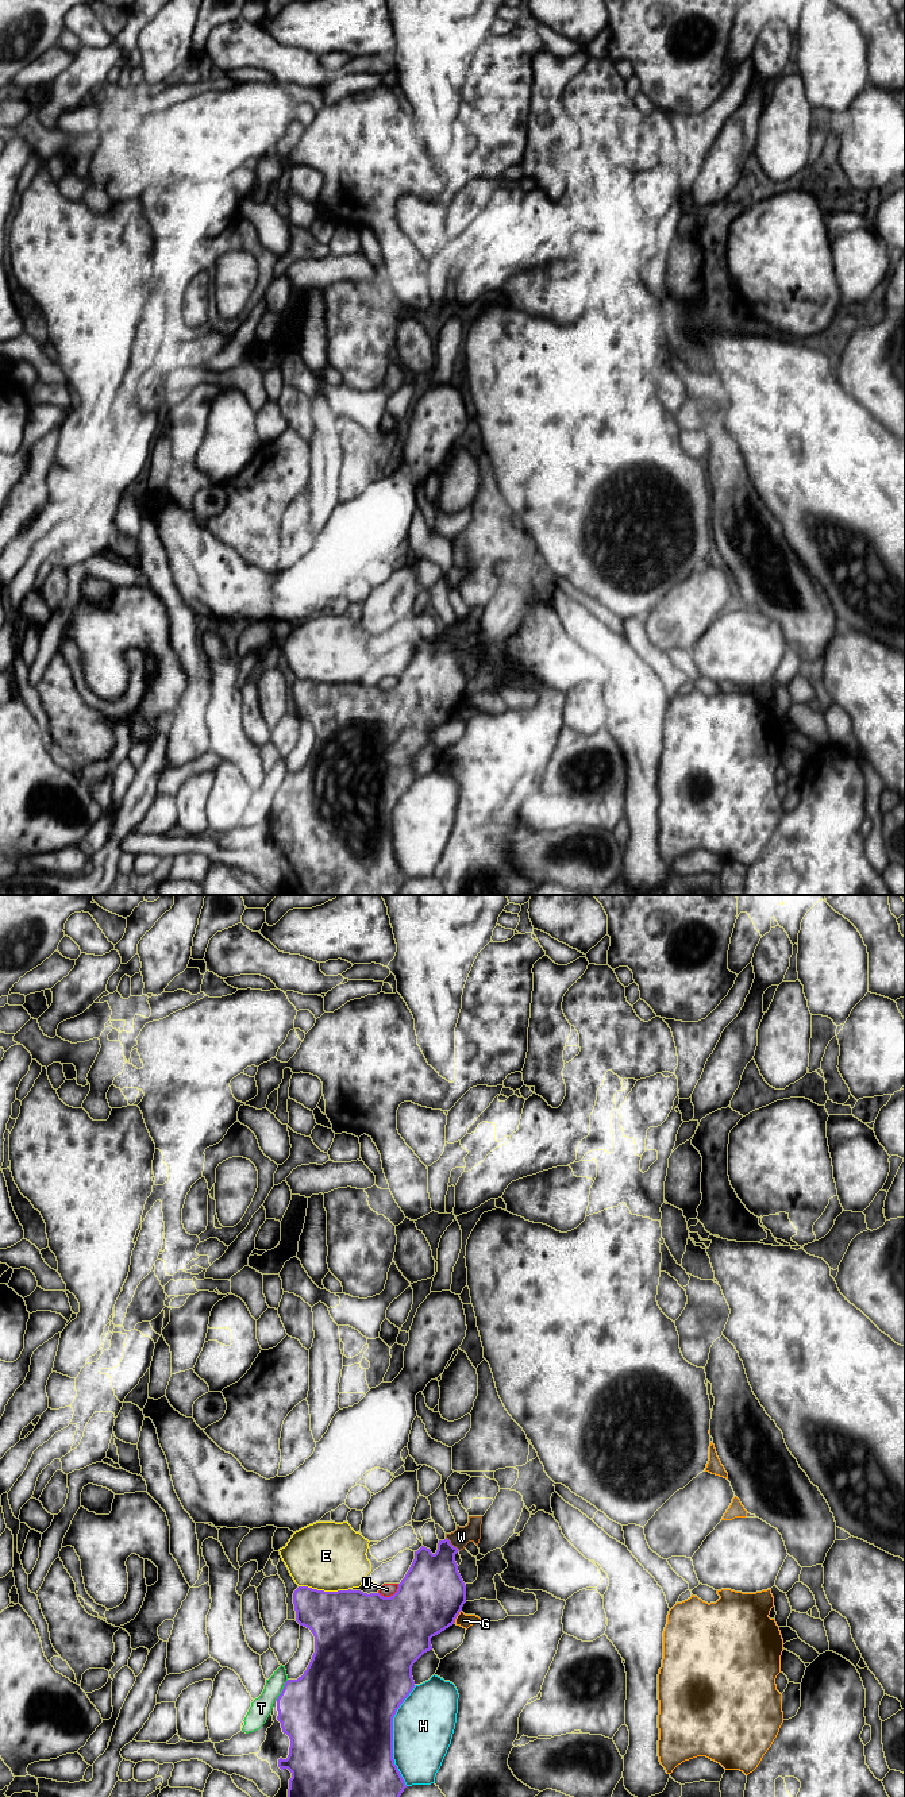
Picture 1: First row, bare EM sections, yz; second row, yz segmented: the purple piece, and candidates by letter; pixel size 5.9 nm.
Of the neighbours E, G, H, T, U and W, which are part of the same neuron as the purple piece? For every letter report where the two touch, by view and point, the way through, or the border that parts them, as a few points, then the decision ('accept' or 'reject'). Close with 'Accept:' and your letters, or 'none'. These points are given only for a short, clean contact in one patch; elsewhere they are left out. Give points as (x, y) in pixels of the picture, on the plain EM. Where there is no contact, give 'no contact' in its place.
E: yz (323, 683) | reject
G: yz (457, 708) | along yz (461, 702), (454, 714) | reject
H: yz (392, 828) | reject
T: yz (282, 783) | reject
U: yz (391, 689) | reject
W: yz (451, 637) | across yz (432, 674), (451, 637), (461, 629) | accept
Accept: W

